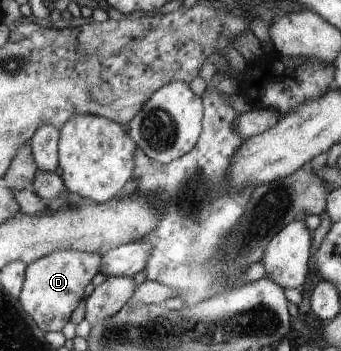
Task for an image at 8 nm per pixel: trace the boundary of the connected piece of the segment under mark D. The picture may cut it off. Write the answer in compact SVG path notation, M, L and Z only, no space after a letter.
M60 250L26 266L23 288L18 298L24 311L43 332L61 331L71 321L71 315L84 299L84 287L100 272L101 259L99 253Z

